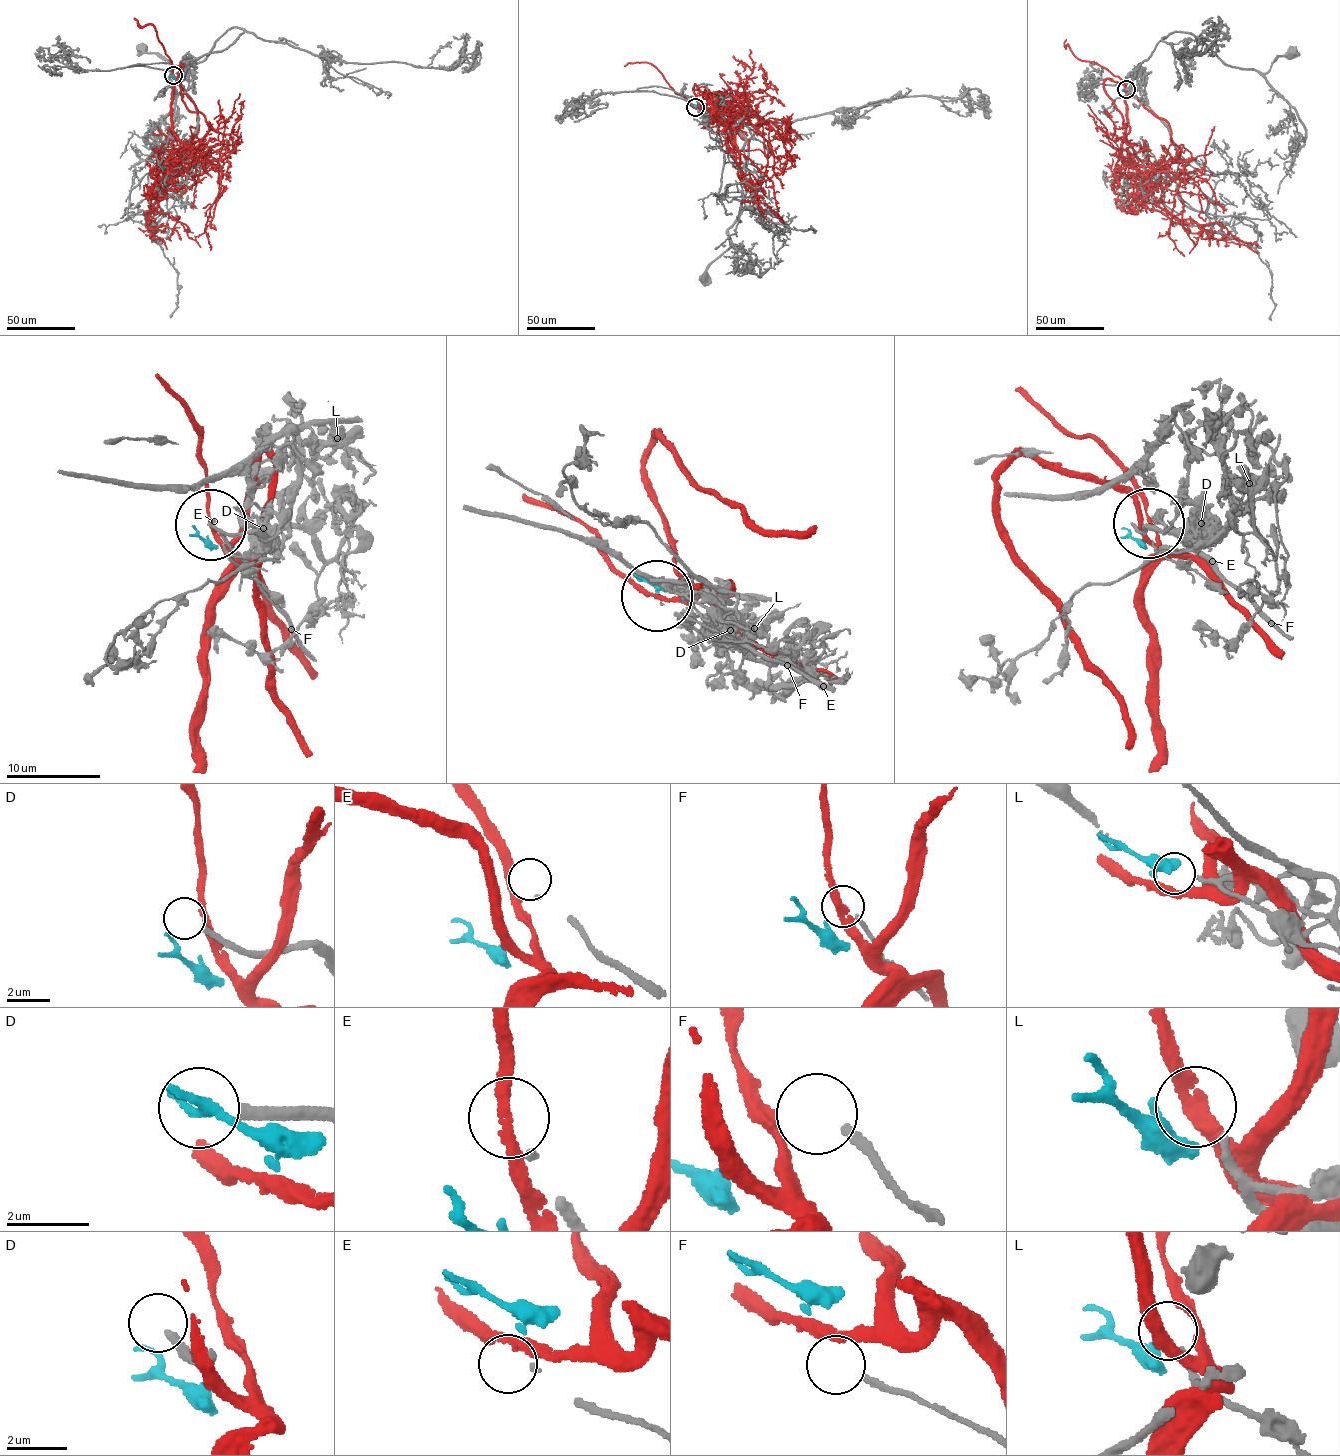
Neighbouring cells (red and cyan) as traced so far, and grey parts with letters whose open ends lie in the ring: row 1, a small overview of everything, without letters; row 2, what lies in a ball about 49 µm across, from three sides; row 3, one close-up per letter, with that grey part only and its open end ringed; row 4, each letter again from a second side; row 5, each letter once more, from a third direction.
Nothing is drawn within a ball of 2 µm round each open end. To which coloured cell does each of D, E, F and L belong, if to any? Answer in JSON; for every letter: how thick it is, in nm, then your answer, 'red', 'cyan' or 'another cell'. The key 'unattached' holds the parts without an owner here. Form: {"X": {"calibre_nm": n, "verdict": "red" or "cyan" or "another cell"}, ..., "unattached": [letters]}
{"D": {"calibre_nm": 280, "verdict": "another cell"}, "E": {"calibre_nm": 140, "verdict": "another cell"}, "F": {"calibre_nm": 220, "verdict": "another cell"}, "L": {"calibre_nm": 180, "verdict": "cyan"}, "unattached": ["D", "E", "F"]}

